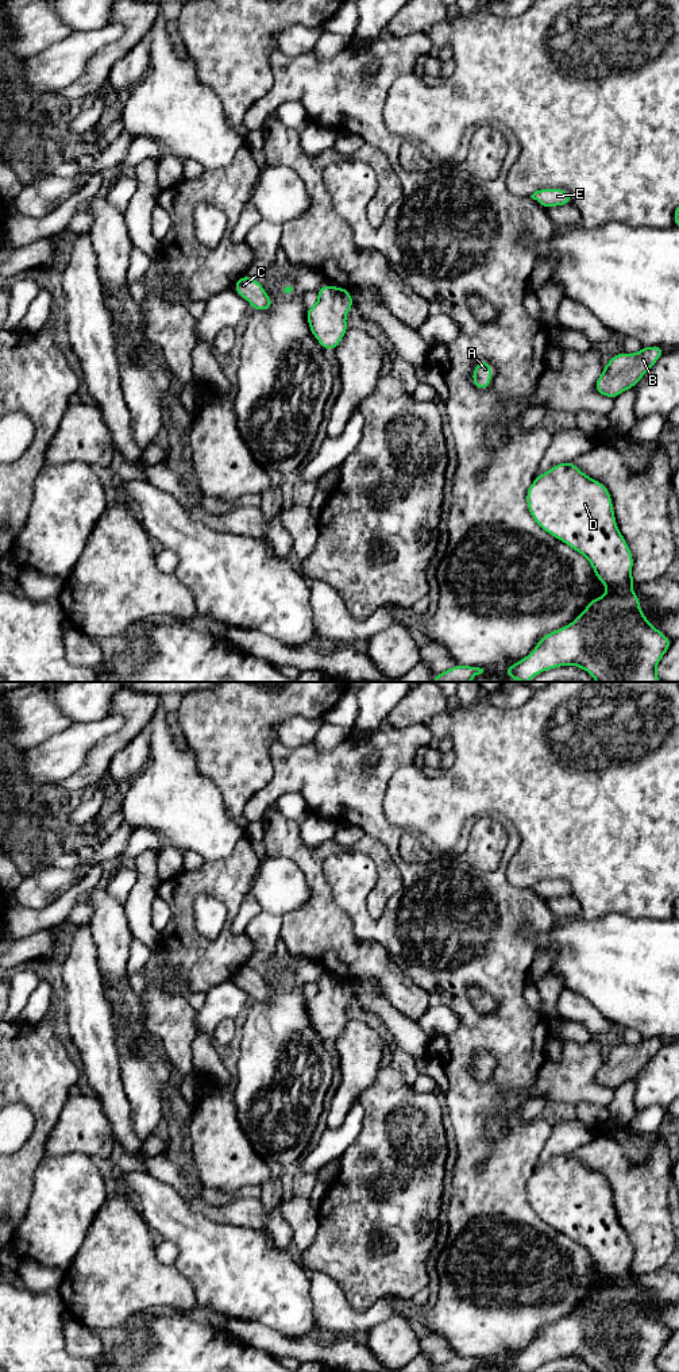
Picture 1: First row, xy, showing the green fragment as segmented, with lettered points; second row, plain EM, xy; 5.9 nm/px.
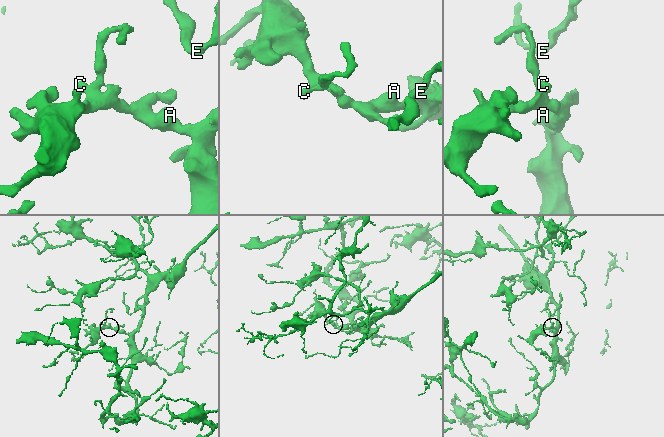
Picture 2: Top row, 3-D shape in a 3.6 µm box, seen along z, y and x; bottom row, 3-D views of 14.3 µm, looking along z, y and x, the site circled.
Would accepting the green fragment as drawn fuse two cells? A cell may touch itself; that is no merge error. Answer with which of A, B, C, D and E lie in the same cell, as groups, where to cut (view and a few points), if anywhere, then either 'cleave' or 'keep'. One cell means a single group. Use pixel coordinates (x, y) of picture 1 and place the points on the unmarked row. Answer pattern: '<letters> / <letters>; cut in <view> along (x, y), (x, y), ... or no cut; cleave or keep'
A B C D E; no cut; keep

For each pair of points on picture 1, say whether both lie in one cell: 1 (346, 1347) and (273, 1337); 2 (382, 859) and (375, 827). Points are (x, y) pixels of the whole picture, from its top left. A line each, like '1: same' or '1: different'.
1: same
2: different

